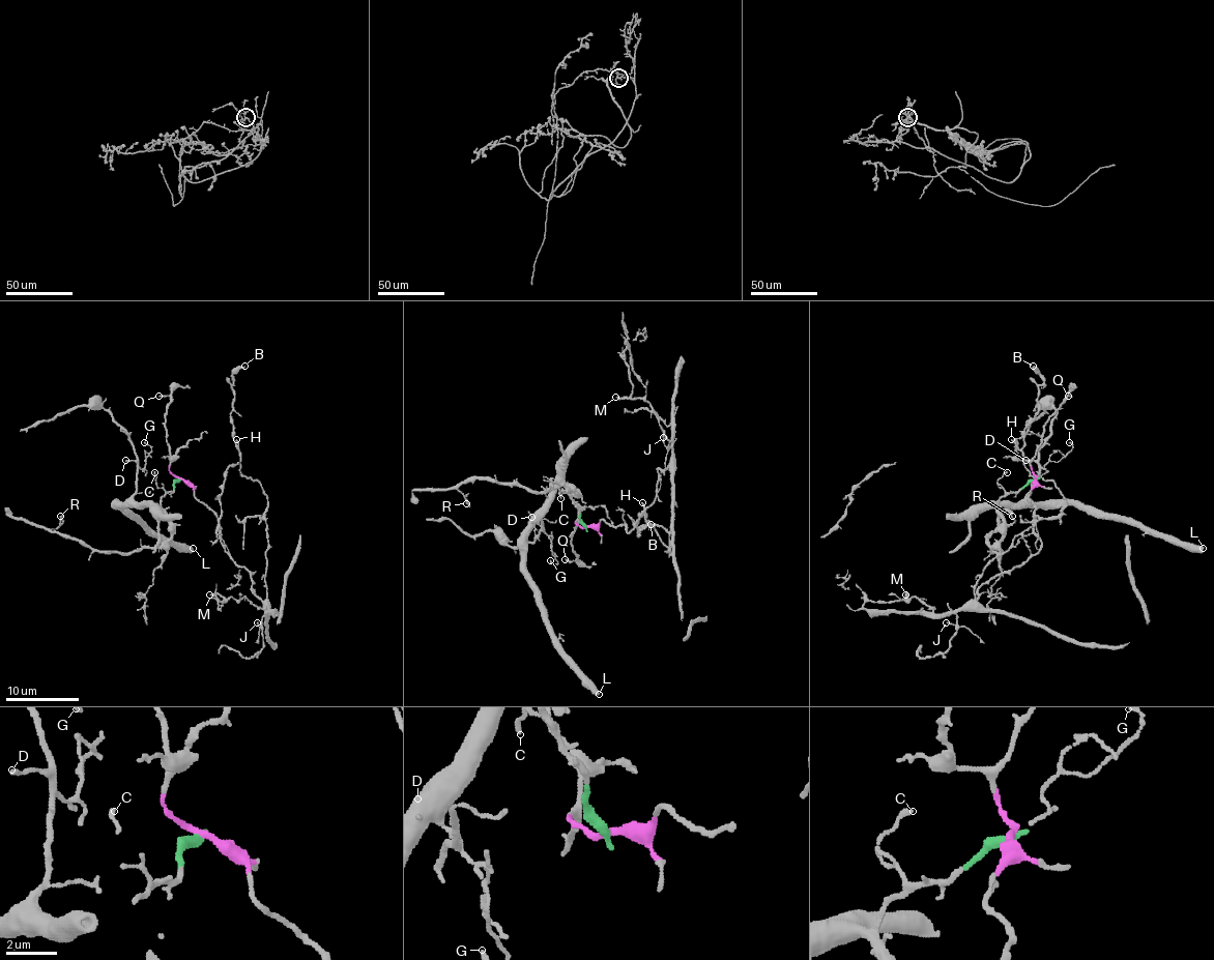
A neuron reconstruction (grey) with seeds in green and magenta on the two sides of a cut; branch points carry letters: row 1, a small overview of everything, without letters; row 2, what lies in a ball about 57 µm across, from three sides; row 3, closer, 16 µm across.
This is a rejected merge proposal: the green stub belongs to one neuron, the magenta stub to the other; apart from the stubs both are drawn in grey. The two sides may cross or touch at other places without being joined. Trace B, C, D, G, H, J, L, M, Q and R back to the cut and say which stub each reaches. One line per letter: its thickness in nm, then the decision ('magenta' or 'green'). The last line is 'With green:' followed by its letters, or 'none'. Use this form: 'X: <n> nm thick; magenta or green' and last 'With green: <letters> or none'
B: 280 nm thick; magenta
C: 160 nm thick; green
D: 150 nm thick; green
G: 130 nm thick; green
H: 160 nm thick; magenta
J: 130 nm thick; magenta
L: 480 nm thick; green
M: 200 nm thick; magenta
Q: 180 nm thick; magenta
R: 120 nm thick; green
With green: C, D, G, L, R

